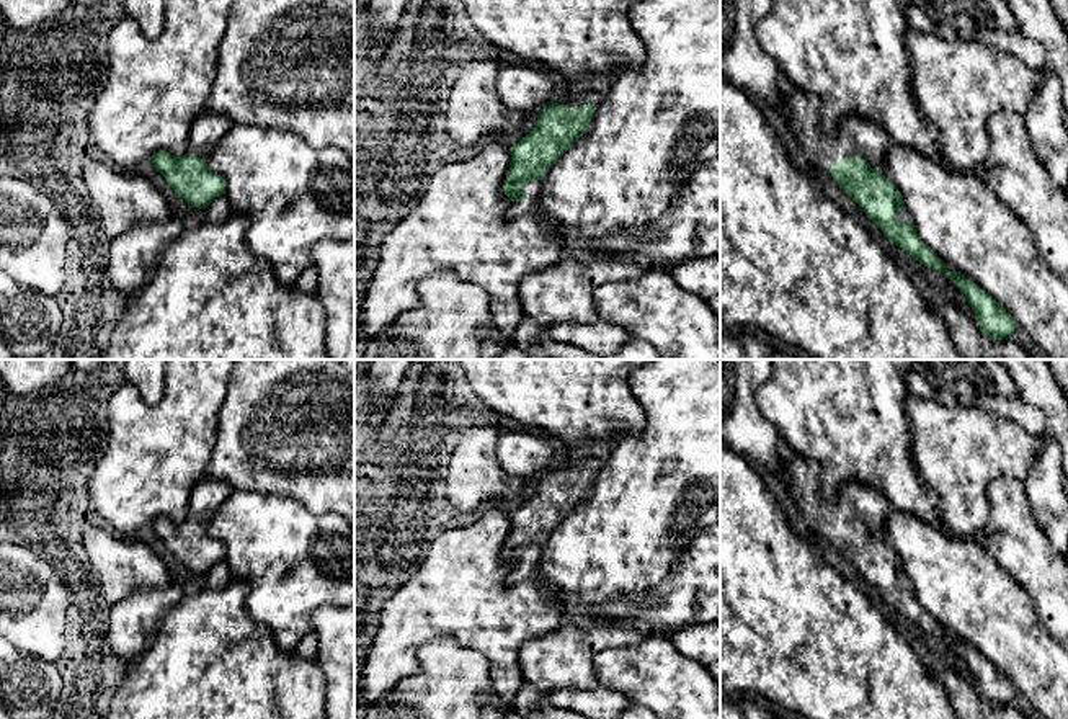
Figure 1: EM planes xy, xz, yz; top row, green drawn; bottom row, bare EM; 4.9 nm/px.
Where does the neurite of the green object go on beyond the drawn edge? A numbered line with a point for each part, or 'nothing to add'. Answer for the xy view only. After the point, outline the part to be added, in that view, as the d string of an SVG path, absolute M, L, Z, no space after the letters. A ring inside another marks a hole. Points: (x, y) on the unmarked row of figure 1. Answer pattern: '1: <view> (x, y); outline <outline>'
1: xy (208, 495); outline M202 477L191 490L188 520L207 526L216 510L234 492L225 482Z

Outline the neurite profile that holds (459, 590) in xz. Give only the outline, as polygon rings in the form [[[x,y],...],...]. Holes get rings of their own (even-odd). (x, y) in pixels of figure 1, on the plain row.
[[[487,505],[478,510],[477,523],[438,534],[420,569],[380,608],[379,629],[354,675],[354,685],[364,694],[364,706],[382,699],[405,677],[416,673],[418,650],[434,637],[447,636],[485,655],[492,694],[500,698],[501,706],[513,708],[514,694],[524,681],[519,647],[527,639],[554,631],[565,618],[562,606],[536,575],[505,583],[511,572],[503,557],[510,529],[511,516],[498,505]]]

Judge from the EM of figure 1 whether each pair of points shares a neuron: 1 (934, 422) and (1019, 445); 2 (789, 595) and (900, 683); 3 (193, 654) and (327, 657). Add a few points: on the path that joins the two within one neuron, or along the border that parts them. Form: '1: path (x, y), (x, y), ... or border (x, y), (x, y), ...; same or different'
1: path (956, 438), (982, 438), (988, 445), (998, 445); same
2: path (817, 623), (863, 669), (872, 672); same
3: border (312, 659), (322, 672), (327, 695); different

